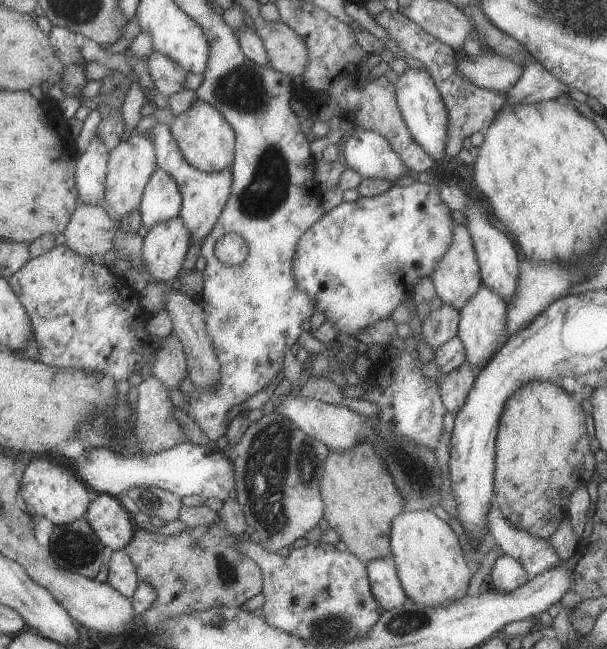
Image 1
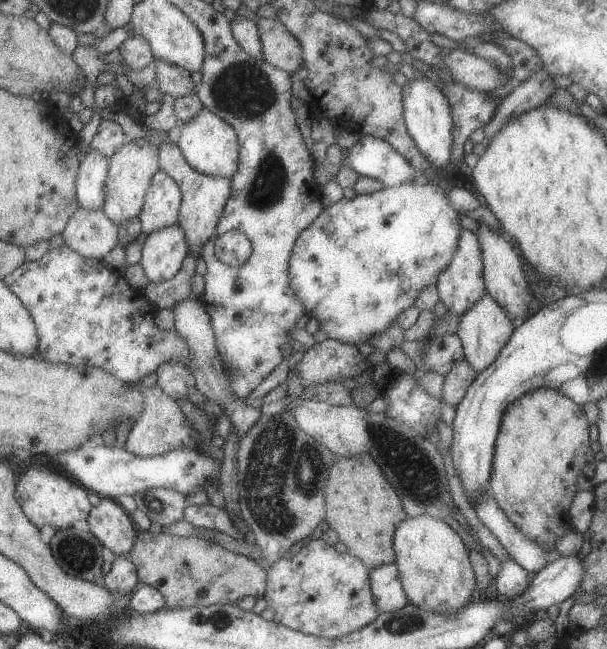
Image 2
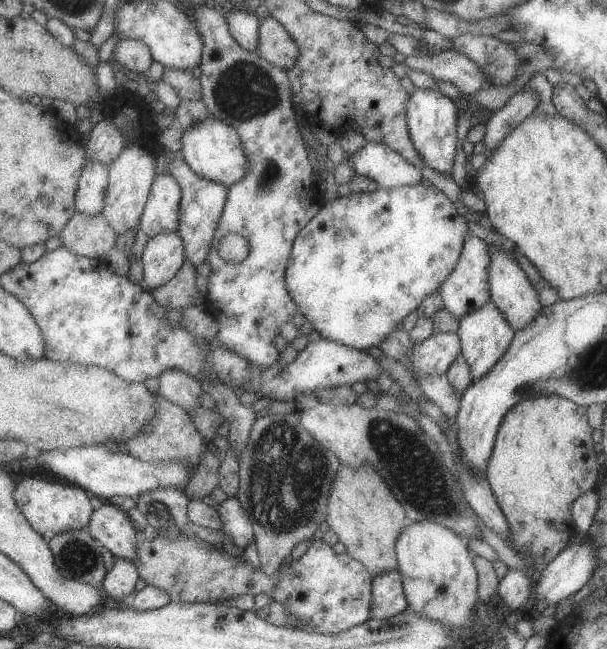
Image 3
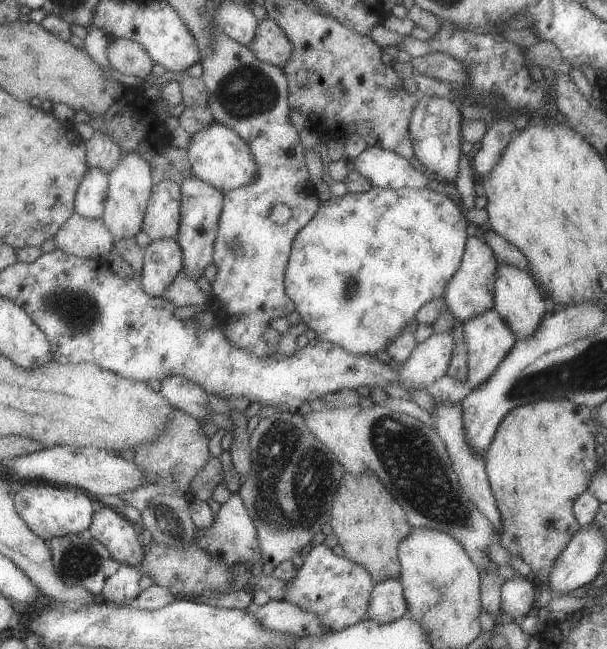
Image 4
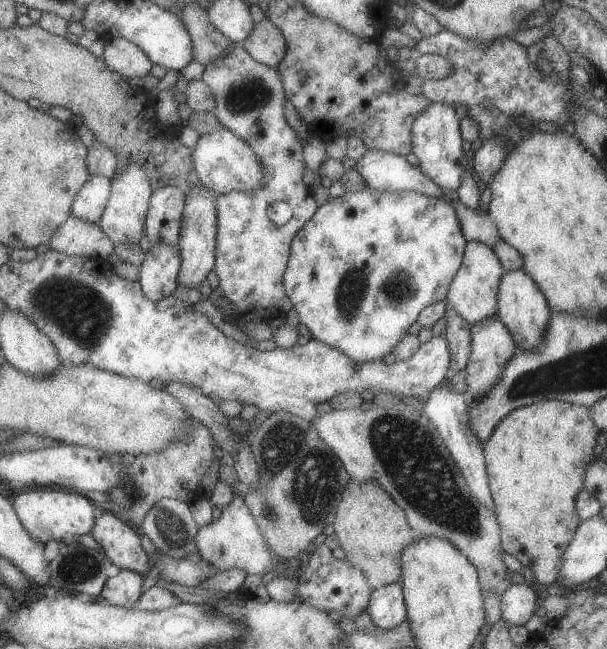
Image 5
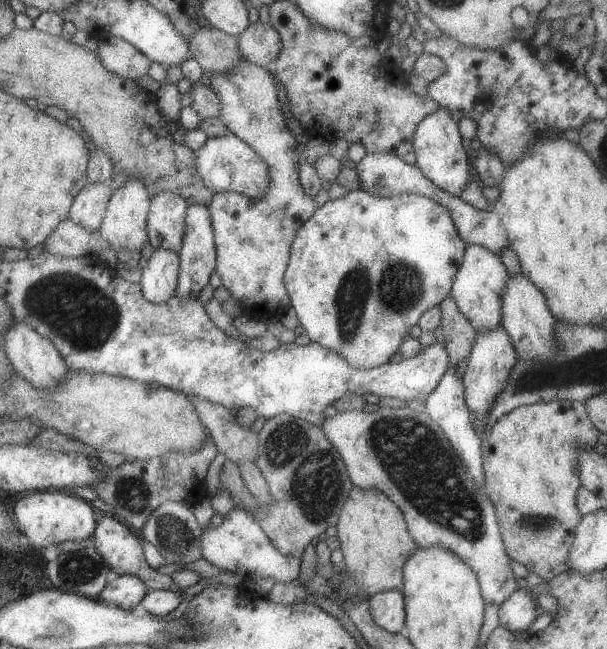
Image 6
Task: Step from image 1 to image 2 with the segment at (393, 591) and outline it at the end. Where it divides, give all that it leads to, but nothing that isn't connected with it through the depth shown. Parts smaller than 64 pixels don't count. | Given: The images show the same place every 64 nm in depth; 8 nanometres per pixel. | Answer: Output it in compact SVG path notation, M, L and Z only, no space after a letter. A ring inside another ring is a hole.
M395 562L379 564L379 566L371 568L369 570L369 584L371 584L373 604L375 604L379 616L383 612L397 612L405 604L409 604L403 588L401 588L399 570L397 570Z

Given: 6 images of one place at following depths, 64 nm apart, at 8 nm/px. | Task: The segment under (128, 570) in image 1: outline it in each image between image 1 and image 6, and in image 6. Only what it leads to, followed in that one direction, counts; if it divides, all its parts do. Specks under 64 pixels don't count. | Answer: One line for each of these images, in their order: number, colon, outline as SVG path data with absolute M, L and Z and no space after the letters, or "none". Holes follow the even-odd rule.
2: M117 554L113 558L111 570L103 576L103 586L109 592L115 592L119 596L131 596L137 582L139 582L139 578L137 578L133 564L129 562L127 556L121 556L121 554Z
3: M117 558L113 568L105 574L101 586L103 586L103 596L113 598L117 602L125 602L125 596L135 594L135 584L139 580L139 574L133 566L133 562Z
4: M119 564L117 572L105 580L101 600L115 606L129 606L129 602L139 594L139 580L141 580L139 568Z
5: M119 570L115 578L109 578L105 582L99 600L103 600L109 606L121 606L131 610L141 596L141 584L143 584L141 574L131 570Z
6: M117 576L99 592L99 598L107 606L131 612L147 592L149 588L137 576Z

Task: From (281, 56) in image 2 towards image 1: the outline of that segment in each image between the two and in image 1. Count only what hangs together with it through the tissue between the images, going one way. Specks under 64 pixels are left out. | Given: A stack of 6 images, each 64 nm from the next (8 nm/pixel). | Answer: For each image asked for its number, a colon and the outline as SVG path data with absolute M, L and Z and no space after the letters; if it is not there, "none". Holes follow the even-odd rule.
1: M255 14L255 18L251 18L251 20L255 26L255 32L259 34L259 38L267 50L269 66L273 66L281 74L291 76L293 80L297 76L301 76L305 70L305 64L309 60L305 40L301 36L297 36L297 32L293 32L281 20L265 22L259 14Z

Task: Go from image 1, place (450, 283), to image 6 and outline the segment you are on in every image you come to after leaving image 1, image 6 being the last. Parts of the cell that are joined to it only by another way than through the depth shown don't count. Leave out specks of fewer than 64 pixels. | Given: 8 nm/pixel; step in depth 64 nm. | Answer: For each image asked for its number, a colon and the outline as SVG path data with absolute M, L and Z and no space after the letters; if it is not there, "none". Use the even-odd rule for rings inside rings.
2: M459 228L459 236L457 236L457 246L455 252L451 256L451 262L435 276L435 286L441 298L441 304L445 306L445 310L449 310L455 316L461 316L467 308L471 308L479 296L485 294L485 284L483 284L483 262L481 262L481 252L479 252L479 244L473 232Z
3: M467 232L463 238L463 246L461 246L461 254L457 258L457 264L453 266L449 276L439 286L439 294L441 294L441 300L445 304L445 310L451 316L455 316L455 320L461 320L469 312L473 312L475 308L479 308L481 304L491 300L489 298L489 286L487 286L487 278L489 278L487 266L489 266L487 244L479 238L475 238L471 232Z
4: M477 236L467 238L465 252L461 258L461 266L449 278L449 282L445 284L445 292L443 292L445 306L457 322L465 322L465 320L479 316L481 312L491 310L495 306L493 304L493 276L497 270L497 262L499 260L495 260L491 248L483 240L479 240Z
5: M467 242L465 254L463 254L463 264L457 270L457 274L451 280L449 292L447 292L447 304L463 318L467 324L477 326L479 322L487 322L489 318L493 320L497 316L497 294L499 294L499 282L503 278L505 270L501 268L495 252L481 242Z
6: M467 246L463 264L459 266L459 272L453 276L453 286L449 296L455 300L459 312L475 326L479 334L495 330L501 326L501 316L503 316L503 290L509 280L509 274L505 272L501 258L493 252L489 252L483 246Z

